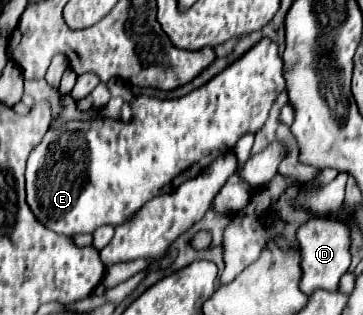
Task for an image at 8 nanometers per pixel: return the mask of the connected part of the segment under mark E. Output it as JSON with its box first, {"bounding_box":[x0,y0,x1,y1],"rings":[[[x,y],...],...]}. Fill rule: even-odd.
{"bounding_box":[27,38,285,236],"rings":[[[261,38],[207,84],[181,98],[159,98],[155,94],[133,96],[131,122],[97,118],[87,122],[57,124],[45,132],[43,140],[33,148],[27,160],[27,204],[43,226],[63,236],[93,232],[103,224],[119,226],[153,196],[177,188],[183,172],[187,172],[193,164],[205,168],[219,154],[229,152],[241,136],[261,130],[273,102],[285,88],[285,60],[279,46],[271,38]]]}

